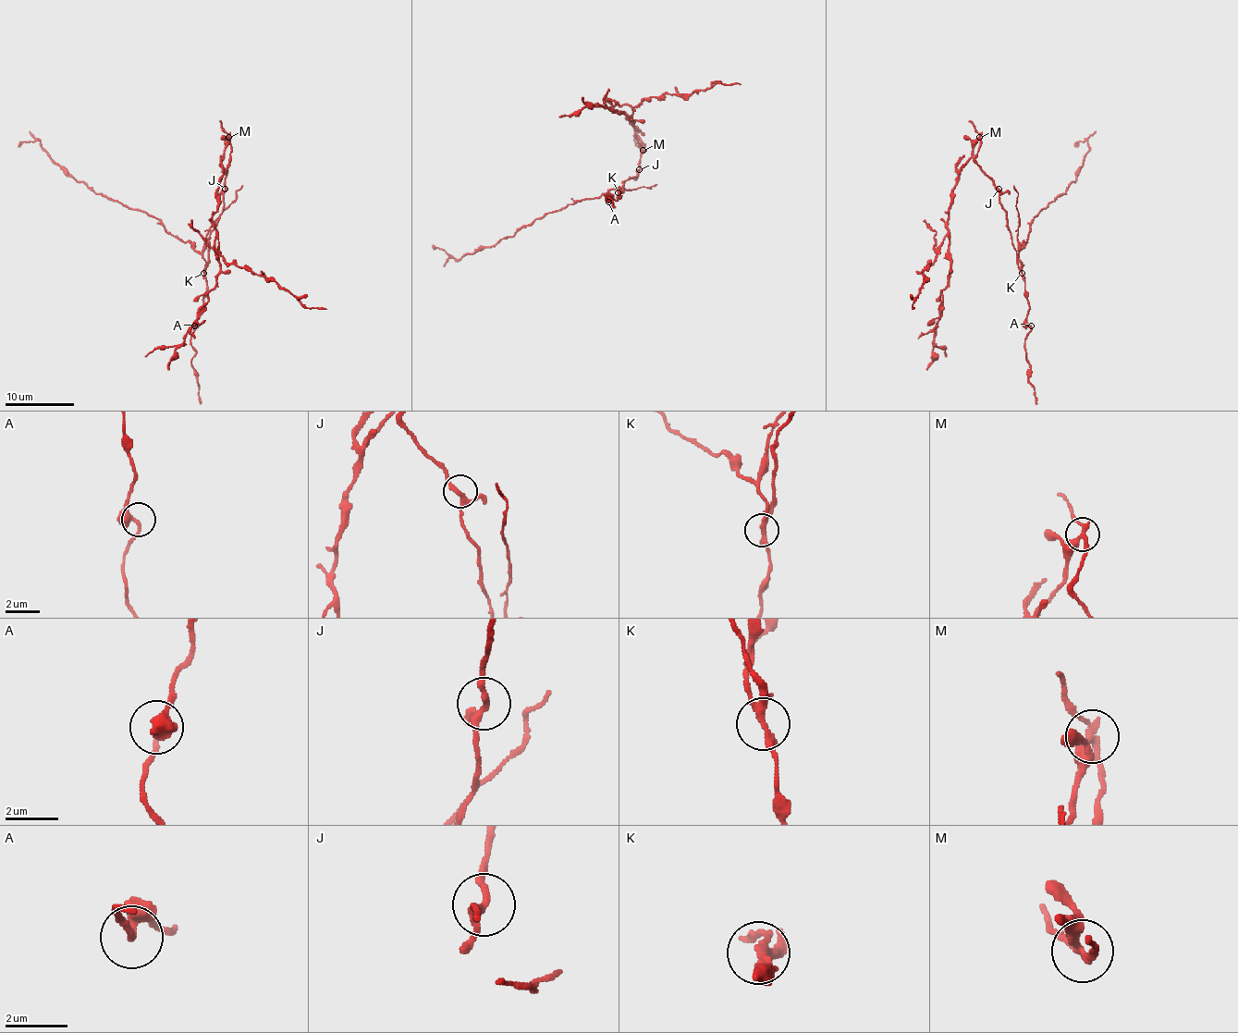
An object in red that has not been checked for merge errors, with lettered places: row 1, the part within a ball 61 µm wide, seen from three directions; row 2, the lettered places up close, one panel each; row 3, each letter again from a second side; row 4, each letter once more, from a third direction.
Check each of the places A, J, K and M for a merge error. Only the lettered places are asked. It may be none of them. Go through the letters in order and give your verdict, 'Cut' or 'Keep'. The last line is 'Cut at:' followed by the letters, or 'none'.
A: Keep
J: Keep
K: Cut
M: Cut
Cut at: K, M

